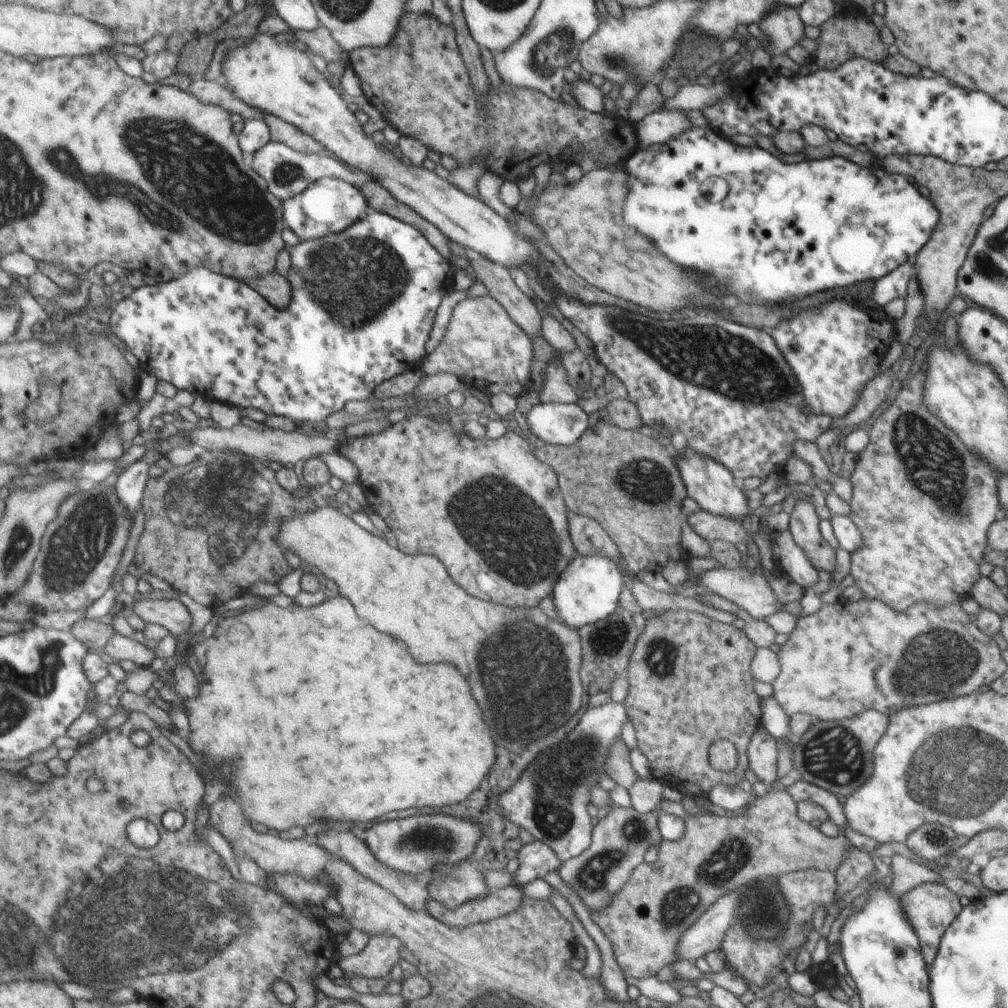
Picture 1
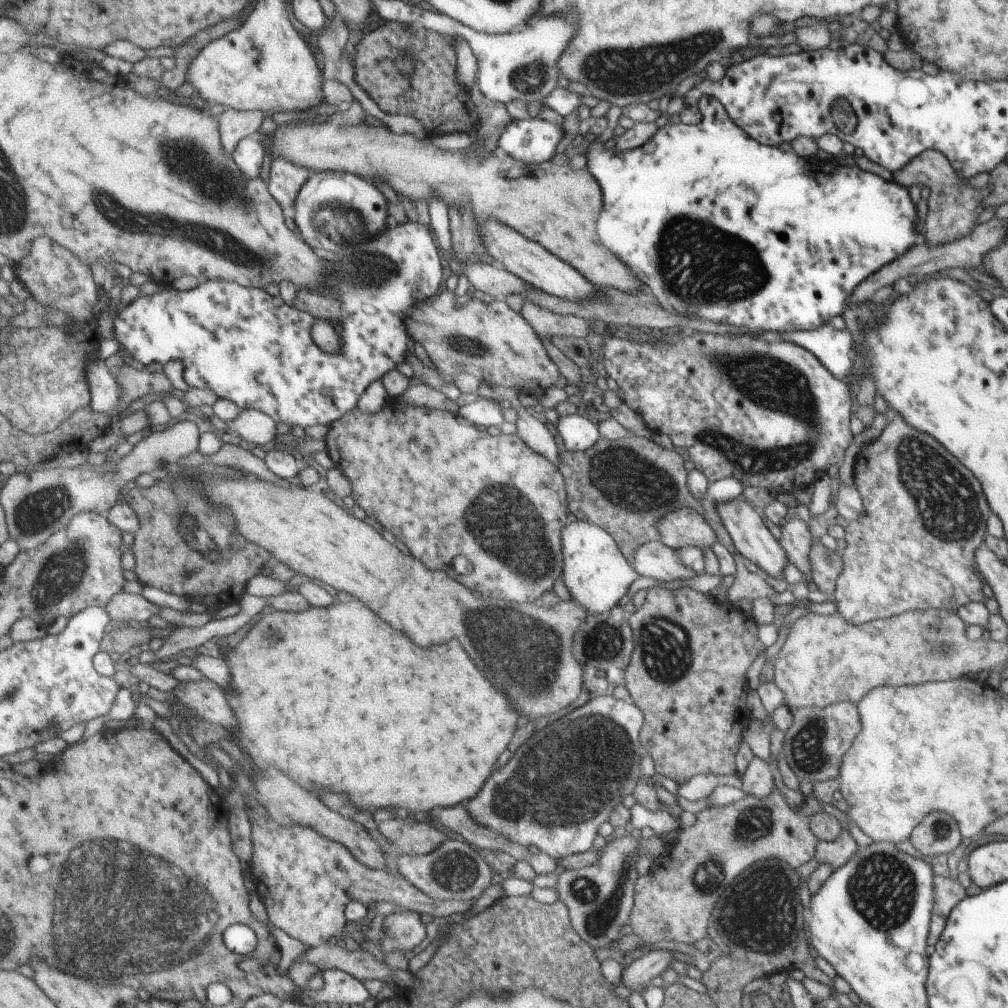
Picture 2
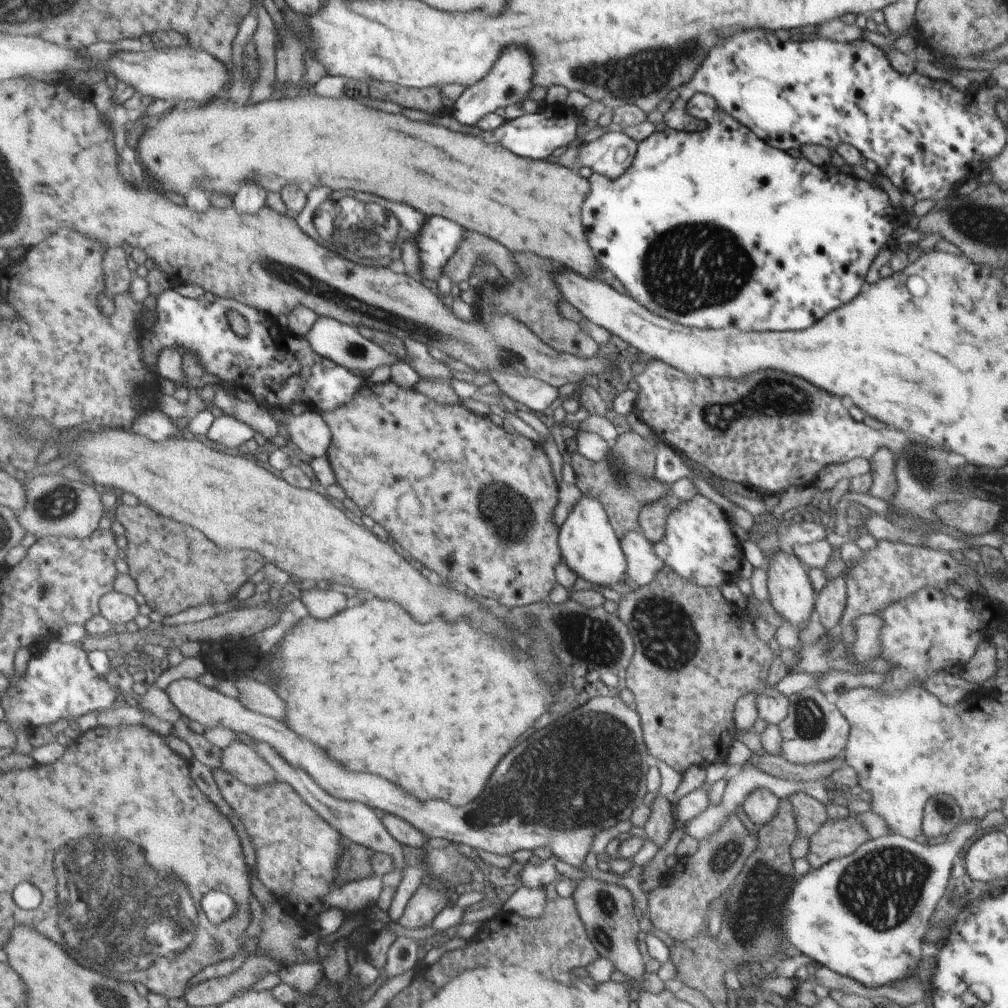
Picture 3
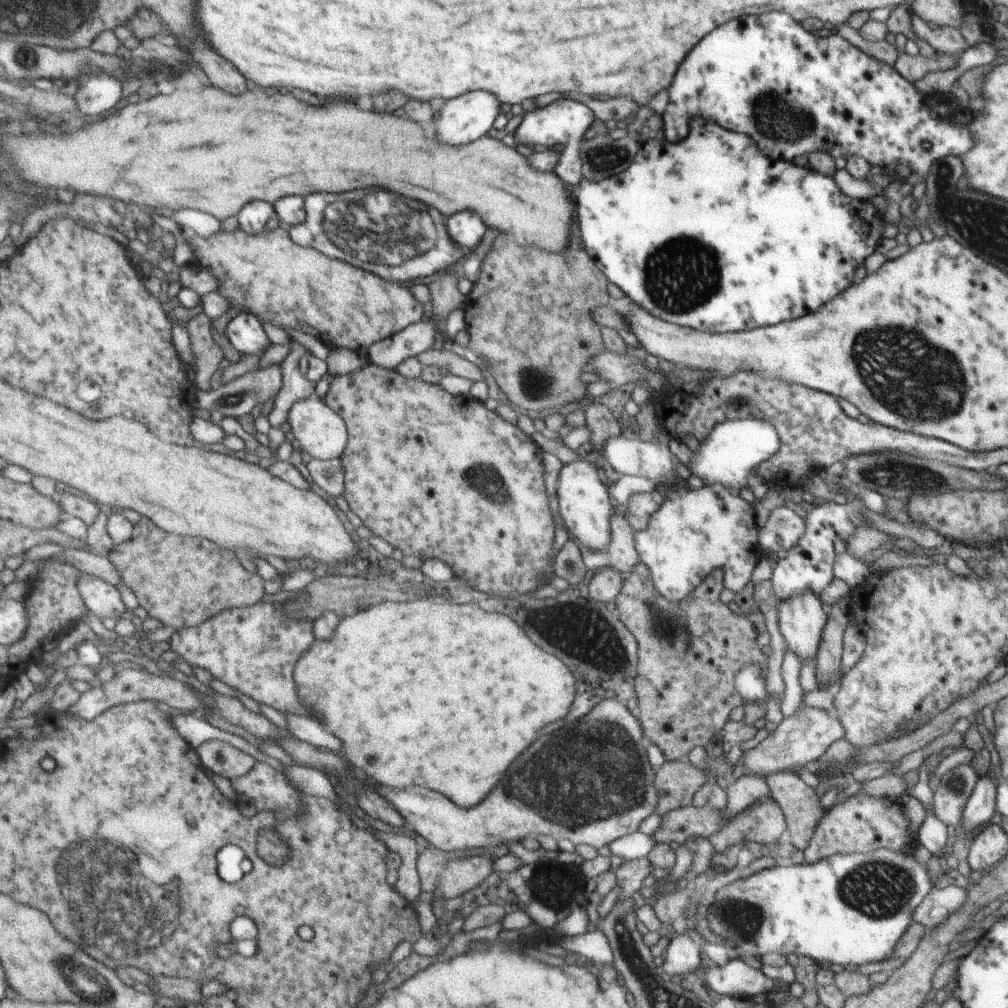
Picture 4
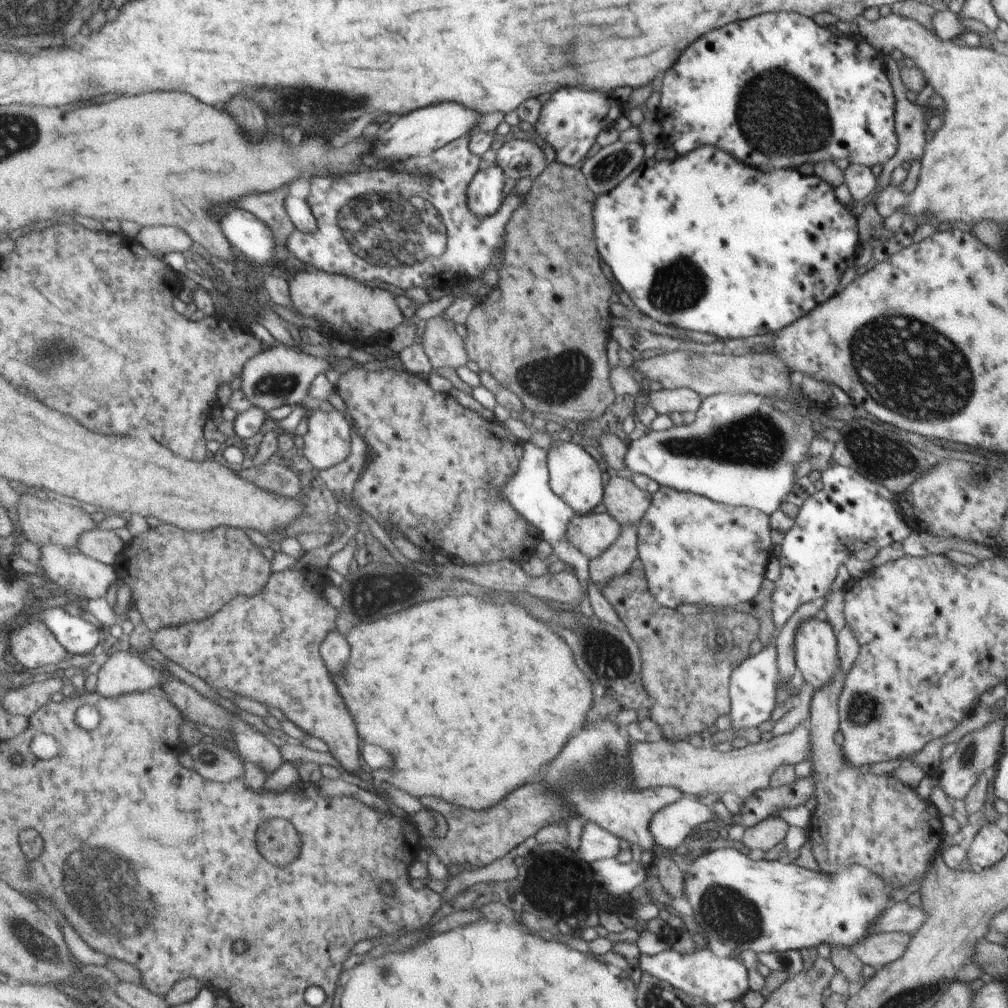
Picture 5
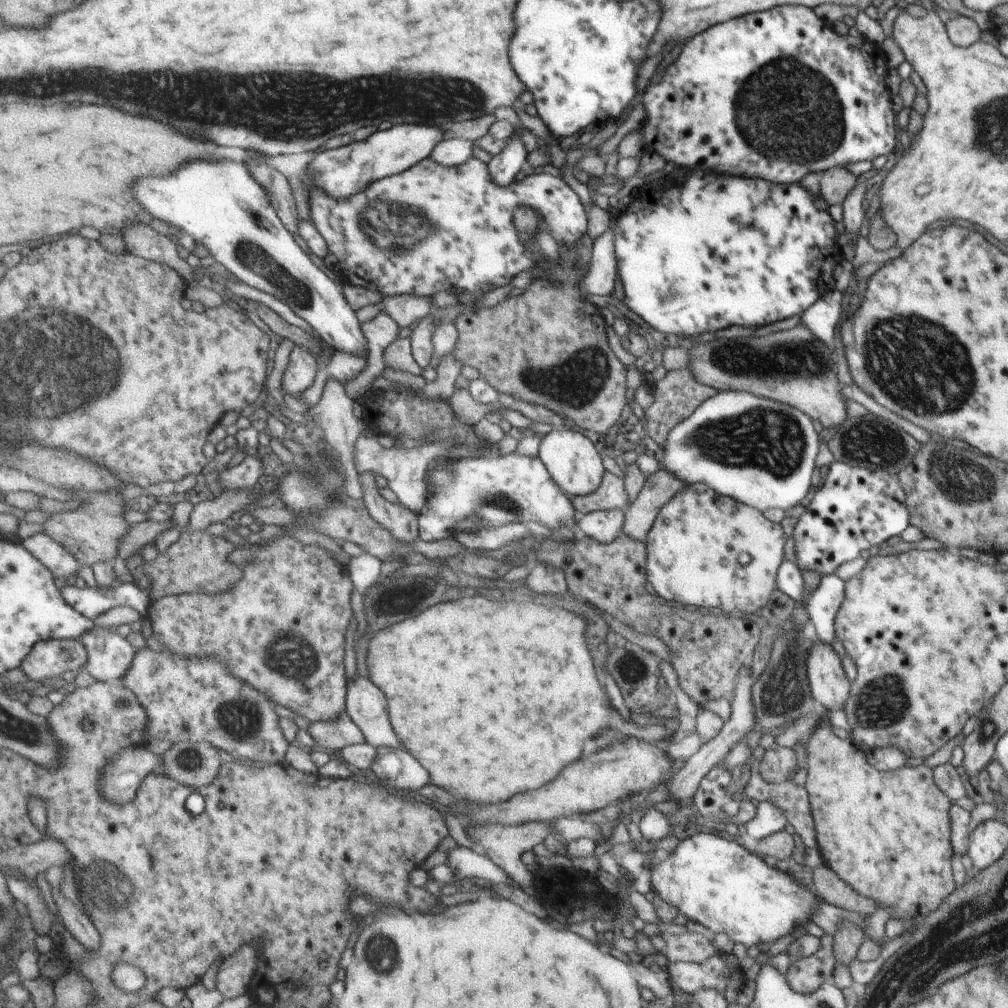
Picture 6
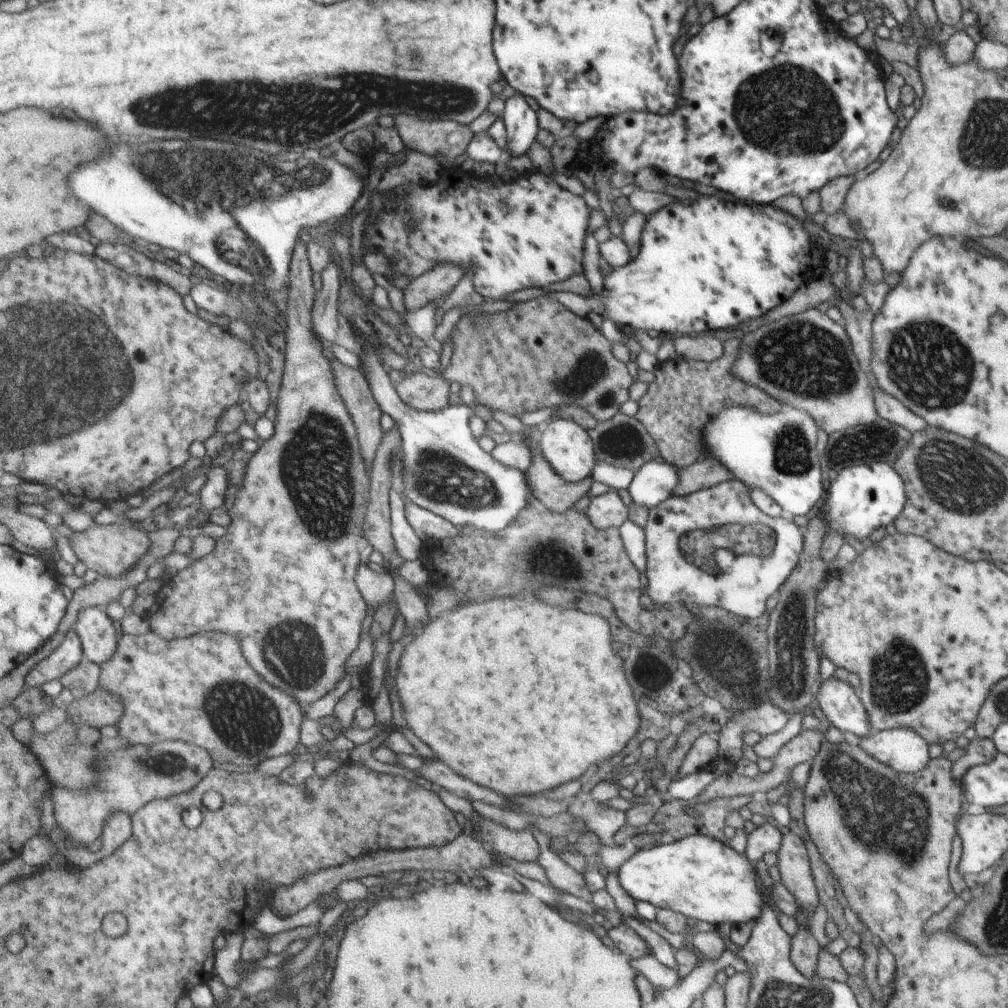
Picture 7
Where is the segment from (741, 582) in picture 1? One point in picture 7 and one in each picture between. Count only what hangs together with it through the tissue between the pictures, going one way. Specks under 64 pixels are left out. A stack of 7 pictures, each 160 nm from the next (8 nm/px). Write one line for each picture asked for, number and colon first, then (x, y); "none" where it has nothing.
2: (653, 559)
3: (642, 563)
4: (620, 554)
5: (592, 533)
6: (603, 526)
7: (607, 510)

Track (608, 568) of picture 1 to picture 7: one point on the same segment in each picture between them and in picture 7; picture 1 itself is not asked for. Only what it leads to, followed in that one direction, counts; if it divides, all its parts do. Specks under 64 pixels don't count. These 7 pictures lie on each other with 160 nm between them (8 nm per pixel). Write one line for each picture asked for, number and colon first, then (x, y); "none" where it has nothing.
2: (596, 576)
3: (589, 549)
4: (584, 508)
5: (573, 477)
6: (570, 459)
7: (568, 450)

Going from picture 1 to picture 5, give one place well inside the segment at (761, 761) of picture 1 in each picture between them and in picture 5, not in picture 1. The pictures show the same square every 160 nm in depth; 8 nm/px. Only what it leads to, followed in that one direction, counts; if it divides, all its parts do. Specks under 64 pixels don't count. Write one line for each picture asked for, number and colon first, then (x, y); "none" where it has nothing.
2: (757, 780)
3: (760, 805)
4: (762, 821)
5: (766, 834)

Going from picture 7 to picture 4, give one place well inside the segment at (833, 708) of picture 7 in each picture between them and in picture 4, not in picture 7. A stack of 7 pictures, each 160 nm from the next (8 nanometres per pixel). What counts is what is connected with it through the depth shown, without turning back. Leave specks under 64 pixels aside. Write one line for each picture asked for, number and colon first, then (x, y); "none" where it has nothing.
4: (801, 617)
5: (814, 646)
6: (828, 685)

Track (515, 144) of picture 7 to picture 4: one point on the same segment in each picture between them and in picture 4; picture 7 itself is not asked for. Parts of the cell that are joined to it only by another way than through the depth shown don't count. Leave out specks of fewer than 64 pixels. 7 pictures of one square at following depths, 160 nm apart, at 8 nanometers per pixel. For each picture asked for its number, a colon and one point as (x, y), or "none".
4: (468, 230)
5: (485, 194)
6: (503, 167)

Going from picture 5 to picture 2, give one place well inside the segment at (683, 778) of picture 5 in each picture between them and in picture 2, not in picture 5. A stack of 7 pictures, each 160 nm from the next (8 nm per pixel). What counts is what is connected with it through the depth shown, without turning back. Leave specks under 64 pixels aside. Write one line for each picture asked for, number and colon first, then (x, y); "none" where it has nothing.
2: (814, 744)
3: (814, 730)
4: (800, 738)

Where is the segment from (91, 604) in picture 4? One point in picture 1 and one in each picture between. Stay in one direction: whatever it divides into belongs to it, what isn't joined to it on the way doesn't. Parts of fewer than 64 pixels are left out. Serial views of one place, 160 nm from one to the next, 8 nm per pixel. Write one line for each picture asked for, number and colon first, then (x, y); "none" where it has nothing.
1: (171, 613)
2: (124, 606)
3: (118, 609)

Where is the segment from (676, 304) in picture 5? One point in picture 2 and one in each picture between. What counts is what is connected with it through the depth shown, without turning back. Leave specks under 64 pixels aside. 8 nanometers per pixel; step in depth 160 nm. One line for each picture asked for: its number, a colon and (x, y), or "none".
2: (718, 226)
3: (710, 229)
4: (708, 233)

